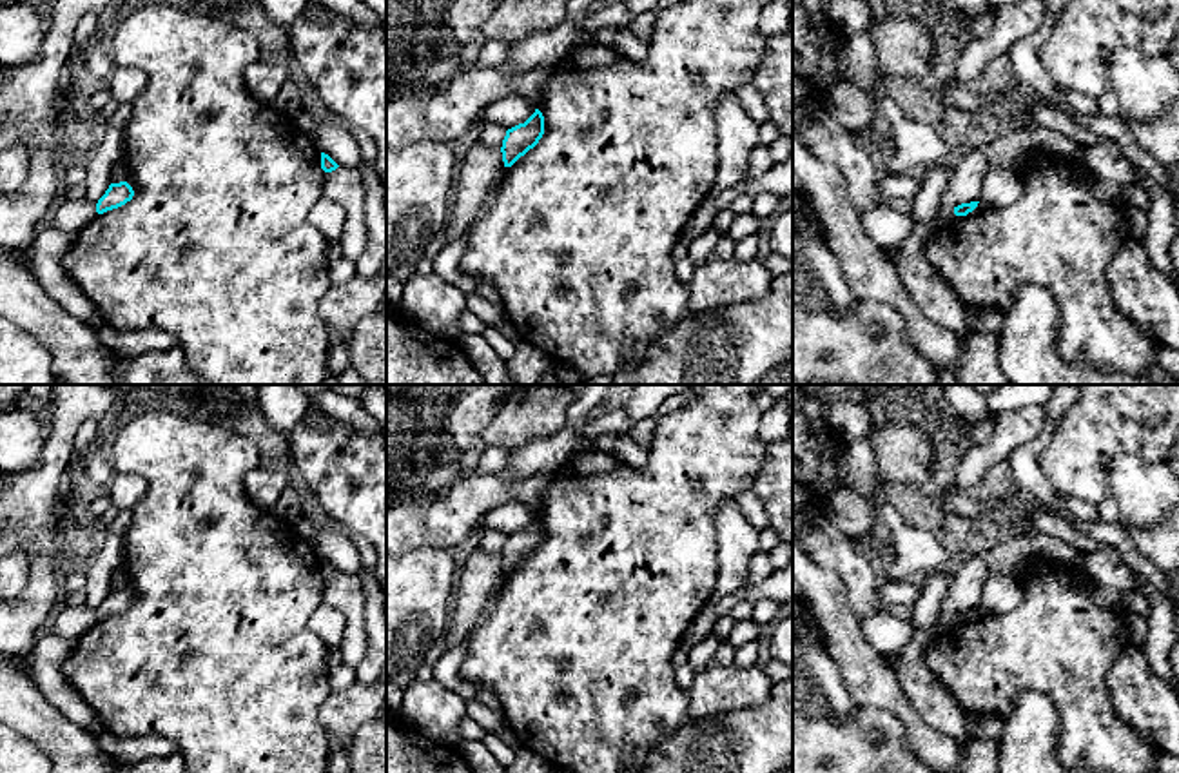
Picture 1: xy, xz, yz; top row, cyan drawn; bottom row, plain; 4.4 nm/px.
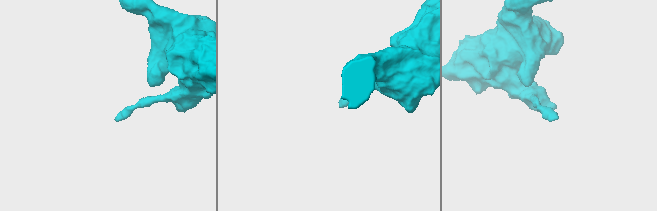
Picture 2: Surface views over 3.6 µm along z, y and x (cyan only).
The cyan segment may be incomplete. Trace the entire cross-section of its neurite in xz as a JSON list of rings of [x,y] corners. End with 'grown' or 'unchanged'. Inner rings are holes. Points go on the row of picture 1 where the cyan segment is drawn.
[[[539,109],[524,122],[506,131],[502,140],[504,167],[512,167],[521,156],[533,149],[544,134],[544,116]]]; unchanged

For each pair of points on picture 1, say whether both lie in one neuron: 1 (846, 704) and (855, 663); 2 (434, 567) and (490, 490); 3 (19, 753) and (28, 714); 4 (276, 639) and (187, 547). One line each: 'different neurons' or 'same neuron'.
1: different neurons
2: different neurons
3: different neurons
4: same neuron

